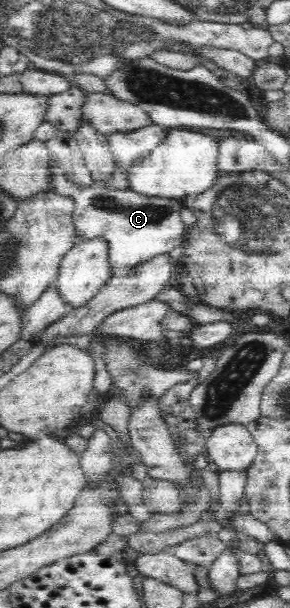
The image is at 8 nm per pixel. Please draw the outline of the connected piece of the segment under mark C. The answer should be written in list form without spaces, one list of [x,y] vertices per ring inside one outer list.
[[[52,154],[46,168],[49,171],[50,190],[73,199],[72,220],[78,242],[106,242],[110,278],[130,277],[149,260],[182,245],[186,224],[179,216],[182,205],[178,200],[147,197],[128,187],[111,188],[101,183],[75,184],[61,166],[60,159]]]

